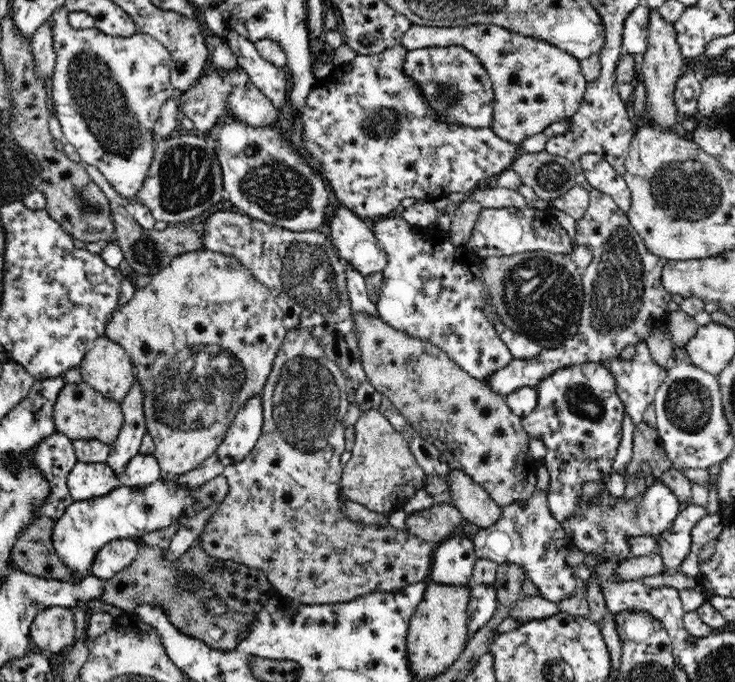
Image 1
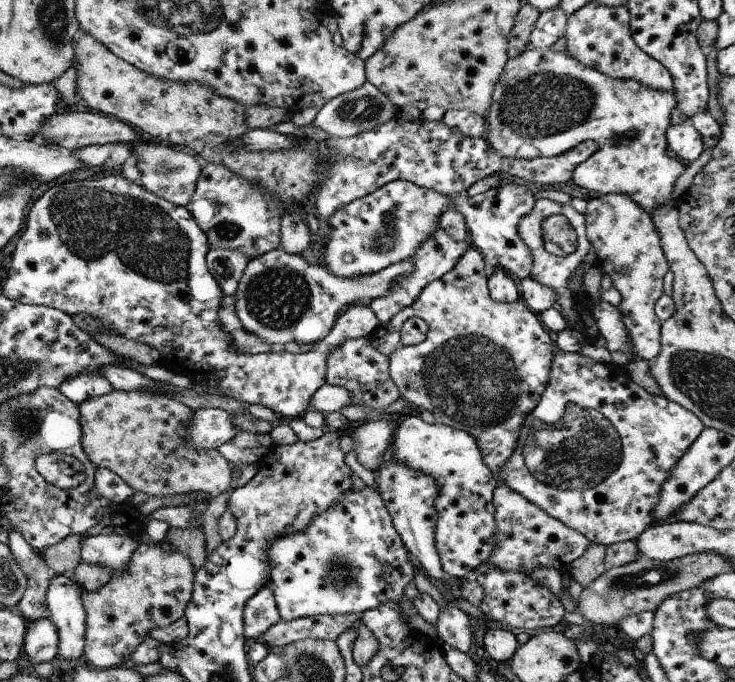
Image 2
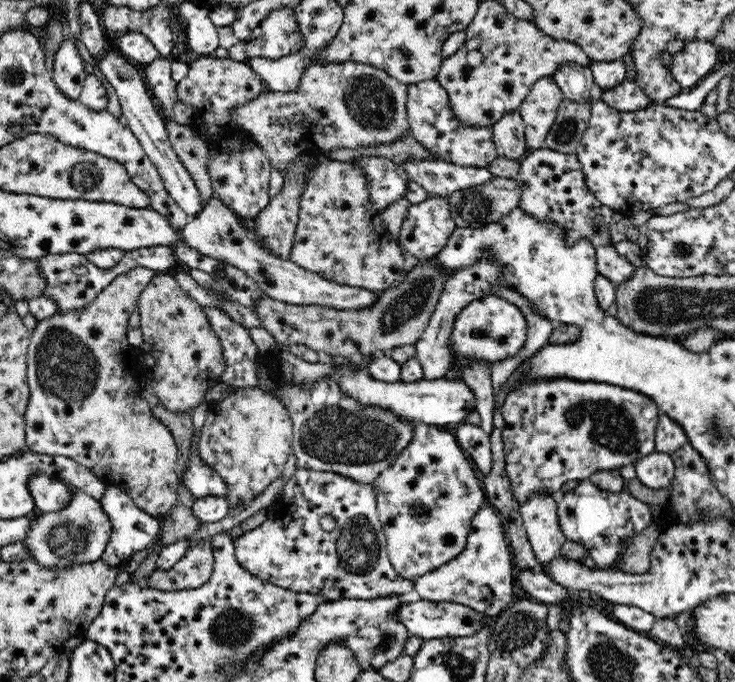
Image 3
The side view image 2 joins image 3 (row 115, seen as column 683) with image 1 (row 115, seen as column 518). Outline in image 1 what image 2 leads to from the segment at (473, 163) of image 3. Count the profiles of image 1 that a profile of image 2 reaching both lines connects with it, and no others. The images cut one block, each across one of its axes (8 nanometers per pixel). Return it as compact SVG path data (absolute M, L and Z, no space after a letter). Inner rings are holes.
M456 45L430 46L408 51L403 71L418 84L435 114L446 118L444 122L472 128L488 128L492 124L495 102L493 84L480 60L467 48Z

